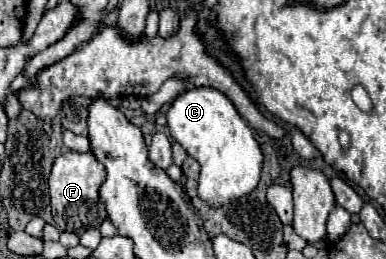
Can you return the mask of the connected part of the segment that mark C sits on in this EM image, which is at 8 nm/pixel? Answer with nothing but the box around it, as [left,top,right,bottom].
[167,86,263,208]

